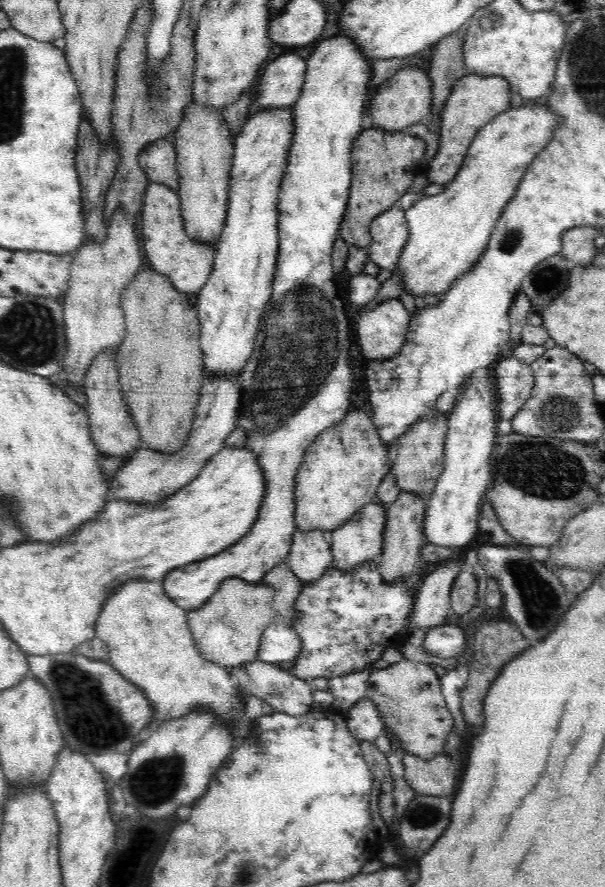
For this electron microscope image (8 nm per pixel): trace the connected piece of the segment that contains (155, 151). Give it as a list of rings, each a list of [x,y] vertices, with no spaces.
[[[171,136],[156,139],[148,143],[138,155],[140,168],[152,183],[165,184],[178,193],[178,167],[176,151]]]

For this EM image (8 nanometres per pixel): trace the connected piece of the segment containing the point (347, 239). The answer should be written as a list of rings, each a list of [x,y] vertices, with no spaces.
[[[366,125],[356,136],[351,150],[351,192],[339,228],[339,237],[349,247],[369,248],[372,220],[408,194],[410,185],[414,182],[418,162],[424,156],[425,150],[424,141],[404,131],[386,132],[381,128]]]

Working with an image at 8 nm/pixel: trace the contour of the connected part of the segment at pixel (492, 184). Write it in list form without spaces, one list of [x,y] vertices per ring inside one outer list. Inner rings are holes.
[[[527,102],[521,107],[511,107],[500,113],[479,130],[468,147],[458,174],[445,185],[444,191],[436,196],[422,196],[406,207],[408,242],[404,244],[400,260],[394,268],[394,271],[400,271],[402,275],[404,292],[412,294],[419,302],[424,294],[436,294],[441,297],[459,276],[468,272],[477,260],[480,260],[498,219],[519,188],[526,168],[548,146],[558,124],[560,116],[556,116],[542,104]]]

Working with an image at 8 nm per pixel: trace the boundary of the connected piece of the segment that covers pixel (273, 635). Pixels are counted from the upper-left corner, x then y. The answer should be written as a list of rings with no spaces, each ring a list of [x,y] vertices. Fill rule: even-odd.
[[[276,621],[262,634],[260,638],[260,650],[257,651],[257,659],[260,661],[293,662],[298,658],[302,650],[302,639],[292,628]]]

